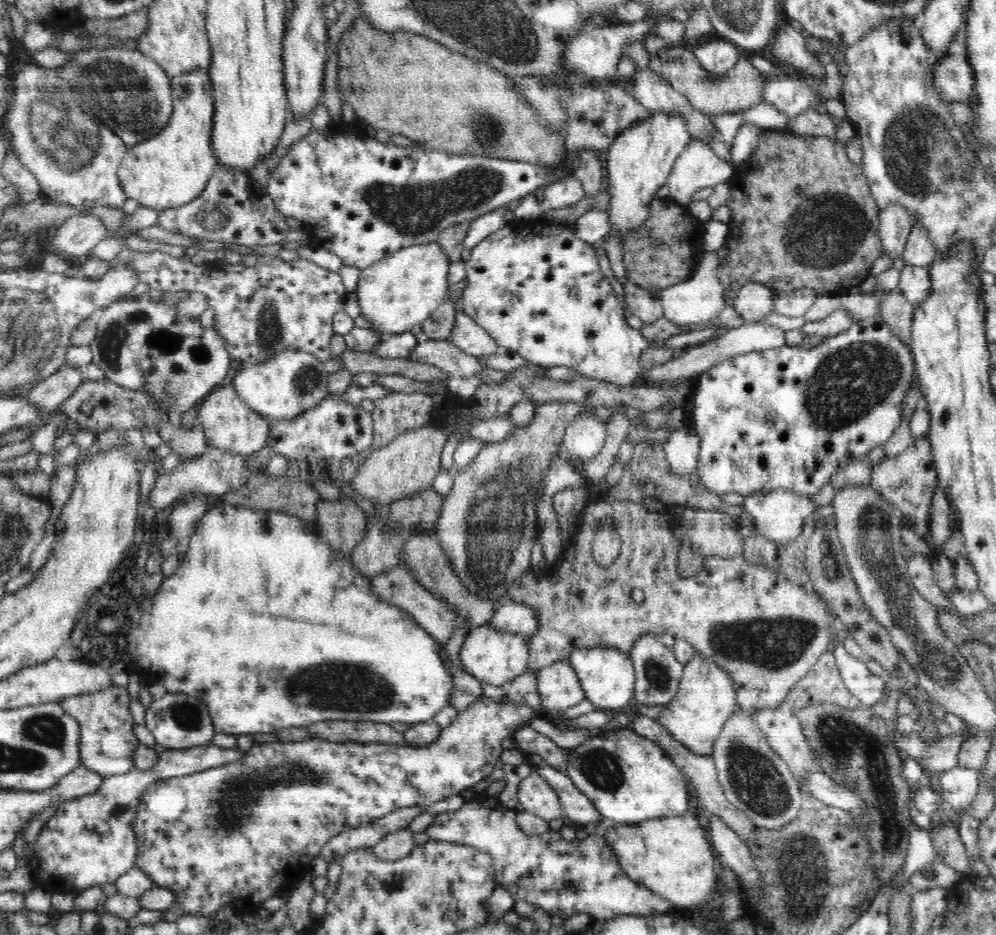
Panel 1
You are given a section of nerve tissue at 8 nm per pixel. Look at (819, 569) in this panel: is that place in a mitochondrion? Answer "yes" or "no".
no

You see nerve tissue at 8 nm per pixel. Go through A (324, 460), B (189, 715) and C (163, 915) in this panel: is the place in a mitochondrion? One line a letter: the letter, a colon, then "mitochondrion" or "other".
A: other
B: mitochondrion
C: other

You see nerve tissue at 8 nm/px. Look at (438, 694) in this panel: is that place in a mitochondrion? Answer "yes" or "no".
no

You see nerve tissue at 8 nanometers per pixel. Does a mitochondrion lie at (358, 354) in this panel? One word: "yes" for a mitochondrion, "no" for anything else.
no

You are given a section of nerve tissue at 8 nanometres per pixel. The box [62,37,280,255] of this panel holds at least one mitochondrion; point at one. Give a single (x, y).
(122, 94)

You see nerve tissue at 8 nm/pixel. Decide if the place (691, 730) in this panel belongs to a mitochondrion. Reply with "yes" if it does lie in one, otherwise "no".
no

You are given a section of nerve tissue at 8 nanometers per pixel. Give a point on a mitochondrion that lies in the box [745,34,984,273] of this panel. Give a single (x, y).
(919, 155)

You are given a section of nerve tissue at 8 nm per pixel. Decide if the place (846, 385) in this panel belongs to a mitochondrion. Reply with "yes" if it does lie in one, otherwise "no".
yes

